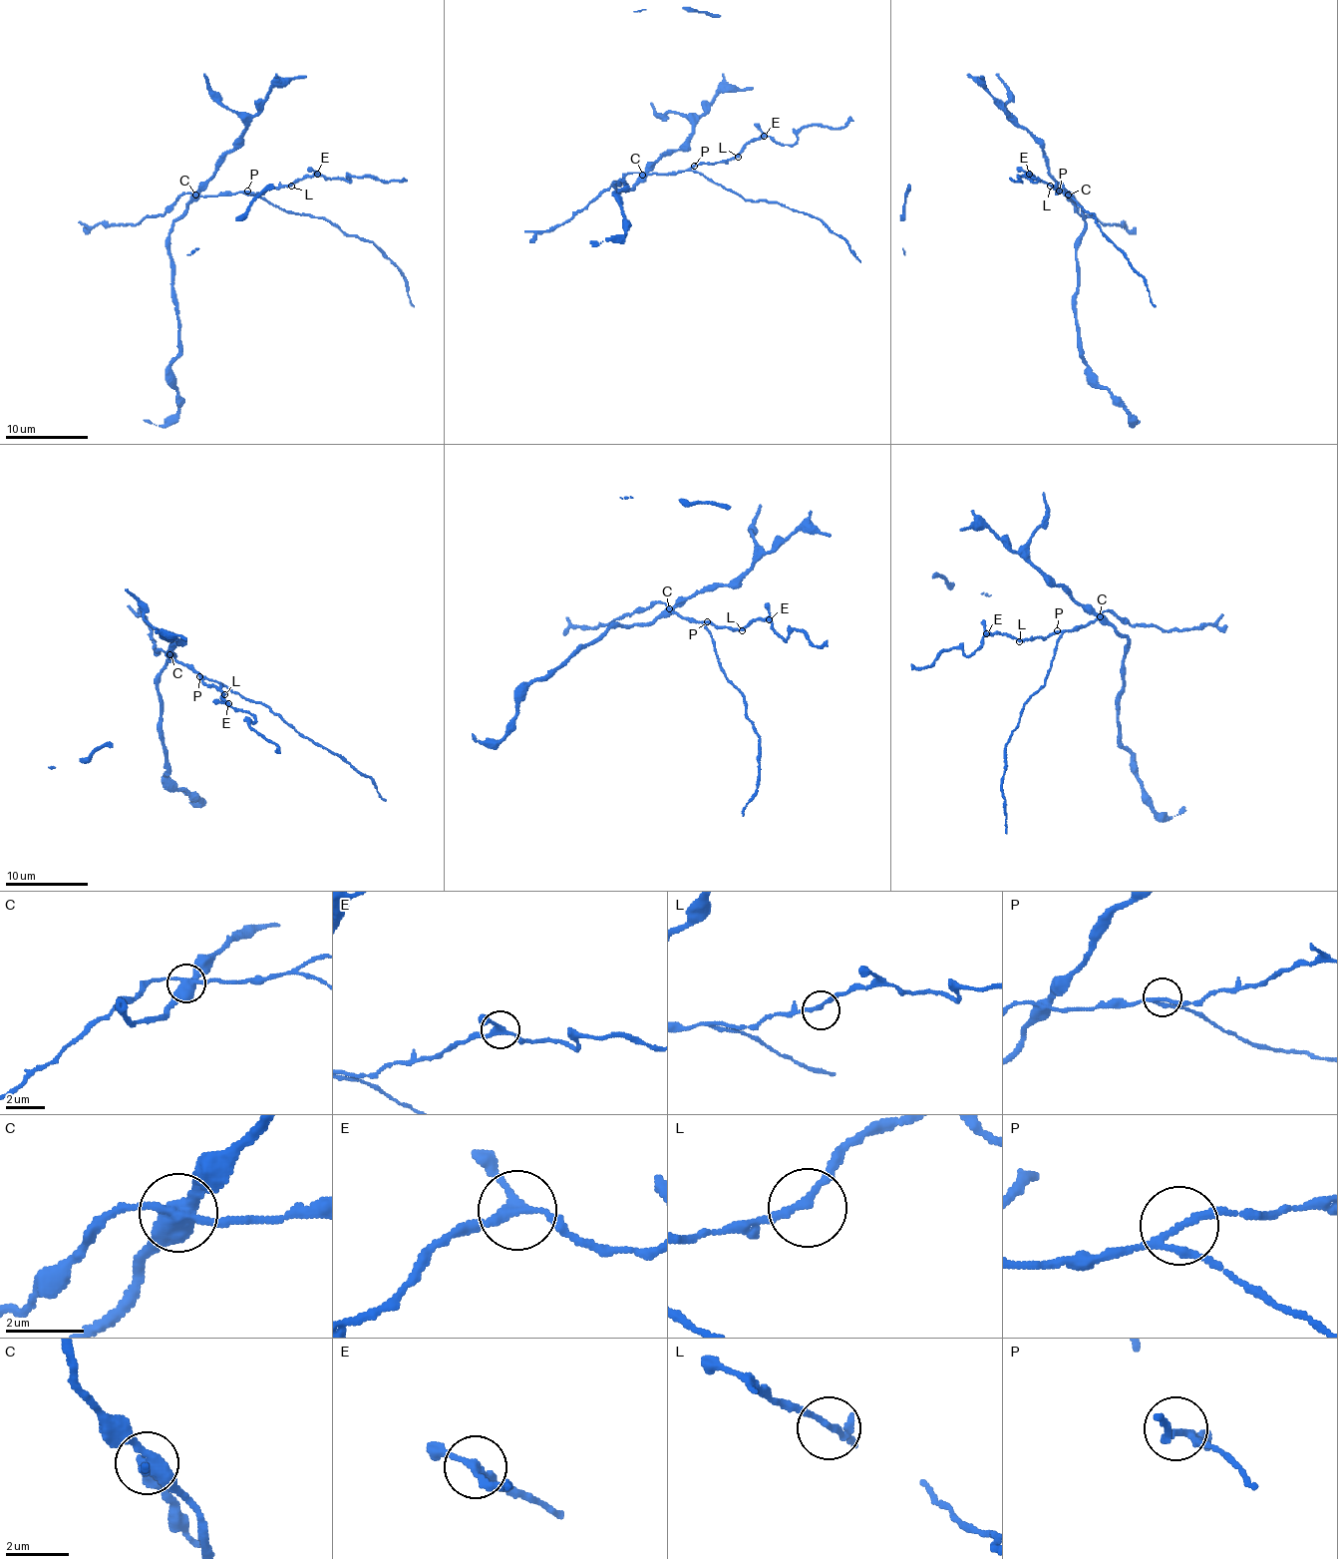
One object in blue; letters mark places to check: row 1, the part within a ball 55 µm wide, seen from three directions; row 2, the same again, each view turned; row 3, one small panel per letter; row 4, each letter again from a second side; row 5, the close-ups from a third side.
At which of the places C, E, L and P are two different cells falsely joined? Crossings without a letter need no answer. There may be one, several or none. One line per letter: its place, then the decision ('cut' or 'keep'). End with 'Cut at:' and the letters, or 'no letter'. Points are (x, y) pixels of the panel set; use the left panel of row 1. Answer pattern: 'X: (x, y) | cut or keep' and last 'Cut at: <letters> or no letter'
C: (195, 194) | cut
E: (317, 174) | keep
L: (291, 186) | keep
P: (247, 191) | keep
Cut at: C

